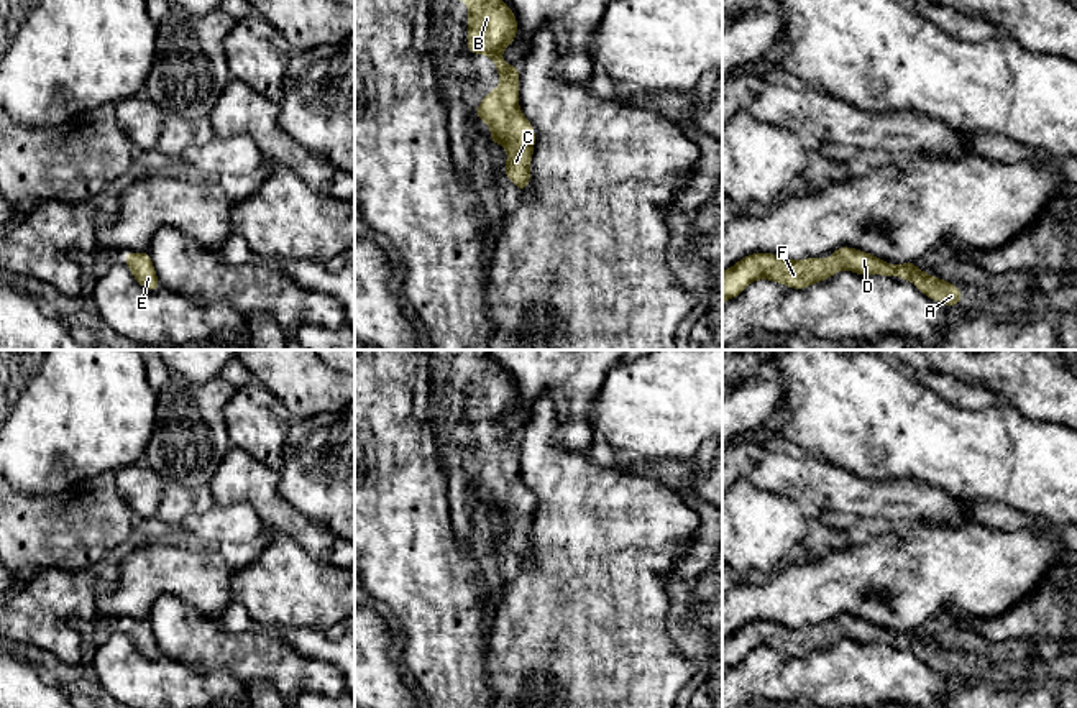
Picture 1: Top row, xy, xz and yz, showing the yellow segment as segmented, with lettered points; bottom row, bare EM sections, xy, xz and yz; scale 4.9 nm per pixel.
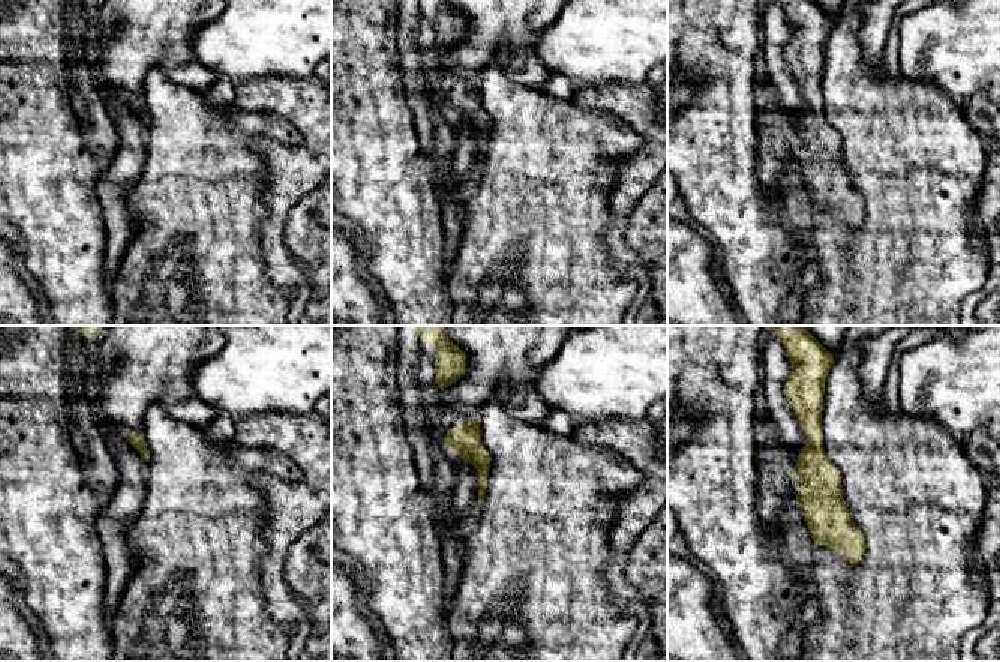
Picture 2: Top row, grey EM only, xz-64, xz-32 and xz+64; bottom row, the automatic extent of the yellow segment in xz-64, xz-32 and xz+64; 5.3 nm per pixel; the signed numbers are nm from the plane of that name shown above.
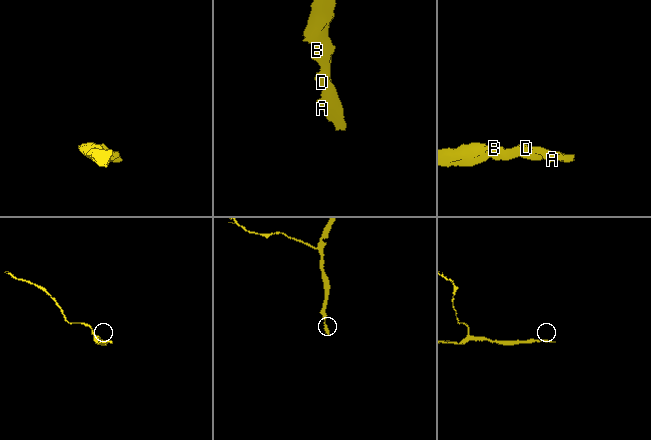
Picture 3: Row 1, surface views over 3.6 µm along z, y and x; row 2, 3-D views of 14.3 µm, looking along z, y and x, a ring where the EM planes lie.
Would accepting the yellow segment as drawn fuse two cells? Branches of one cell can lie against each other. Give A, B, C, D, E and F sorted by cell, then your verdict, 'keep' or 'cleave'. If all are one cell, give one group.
A B C D E F; keep

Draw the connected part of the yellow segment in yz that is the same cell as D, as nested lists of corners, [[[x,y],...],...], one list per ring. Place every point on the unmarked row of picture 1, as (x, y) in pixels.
[[[839,614],[827,628],[818,624],[791,629],[773,621],[747,623],[732,636],[722,639],[722,672],[742,662],[757,647],[770,647],[793,657],[806,657],[814,651],[834,644],[842,636],[860,644],[893,642],[903,646],[905,649],[914,651],[919,660],[929,667],[937,667],[947,675],[957,674],[964,665],[964,660],[957,654],[926,642],[916,636],[916,631],[898,631],[893,636],[888,629],[870,621],[850,614]]]

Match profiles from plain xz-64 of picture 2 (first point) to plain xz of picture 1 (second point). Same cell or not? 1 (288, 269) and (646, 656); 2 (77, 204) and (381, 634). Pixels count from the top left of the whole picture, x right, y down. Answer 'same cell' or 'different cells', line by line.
1: different cells
2: different cells

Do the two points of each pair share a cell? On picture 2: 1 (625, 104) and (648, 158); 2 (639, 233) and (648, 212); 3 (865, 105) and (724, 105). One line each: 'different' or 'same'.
1: same
2: same
3: different

